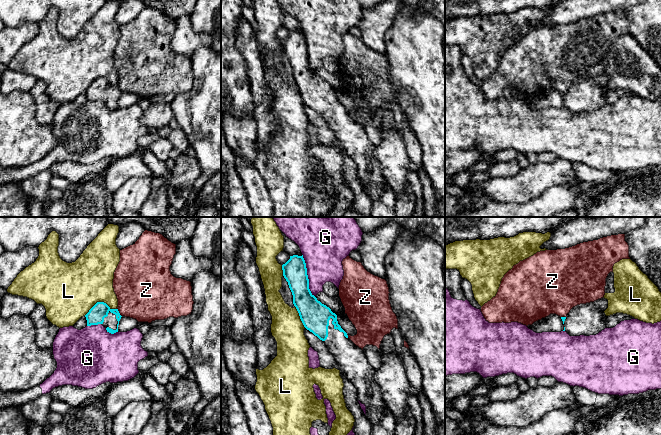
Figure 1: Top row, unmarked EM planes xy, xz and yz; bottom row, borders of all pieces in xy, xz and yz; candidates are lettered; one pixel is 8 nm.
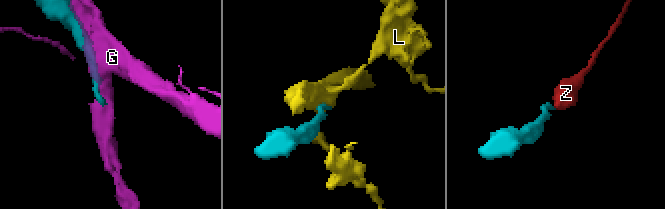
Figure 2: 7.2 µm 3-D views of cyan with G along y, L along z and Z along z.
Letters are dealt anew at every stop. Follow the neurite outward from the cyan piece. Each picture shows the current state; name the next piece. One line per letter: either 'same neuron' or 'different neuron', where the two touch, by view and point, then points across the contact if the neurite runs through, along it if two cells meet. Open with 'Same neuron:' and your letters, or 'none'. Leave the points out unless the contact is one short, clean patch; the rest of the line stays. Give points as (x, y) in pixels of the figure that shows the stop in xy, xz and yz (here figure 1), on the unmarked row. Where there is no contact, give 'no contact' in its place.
Same neuron: none
G: different neuron; meets cyan in xz at (307, 51)
L: different neuron; meets cyan in xy at (100, 78)
Z: different neuron; meets cyan in xy at (118, 88); border along xy (117, 84), (121, 92)

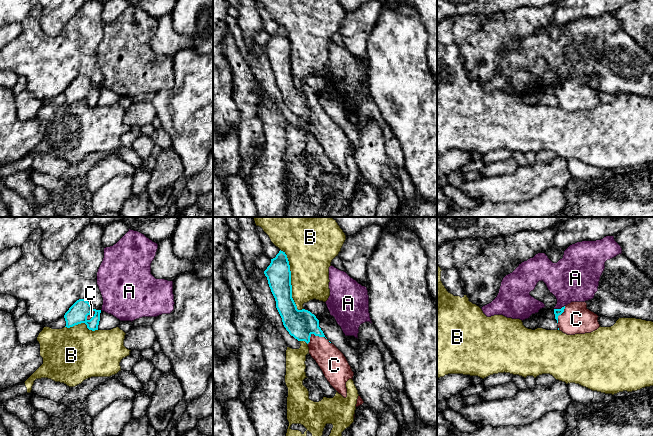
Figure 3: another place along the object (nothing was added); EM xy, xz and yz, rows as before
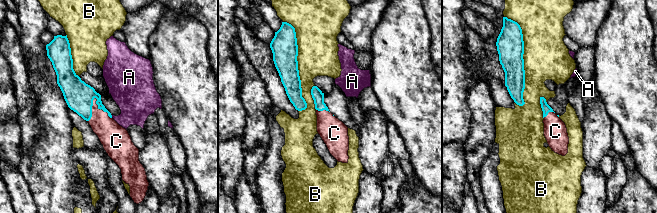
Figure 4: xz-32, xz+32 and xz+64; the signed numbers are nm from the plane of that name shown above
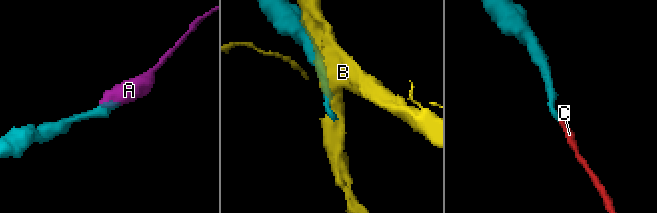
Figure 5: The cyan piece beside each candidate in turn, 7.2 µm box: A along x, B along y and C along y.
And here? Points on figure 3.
Same neuron: C
A: different neuron; meets cyan in yz at (558, 85); border along yz (564, 81), (553, 85)
B: different neuron; meets cyan in xz at (290, 57)
C: same neuron; meets cyan in xz at (314, 110); runs through xz (300, 100), (314, 110), (320, 124), (330, 135)

